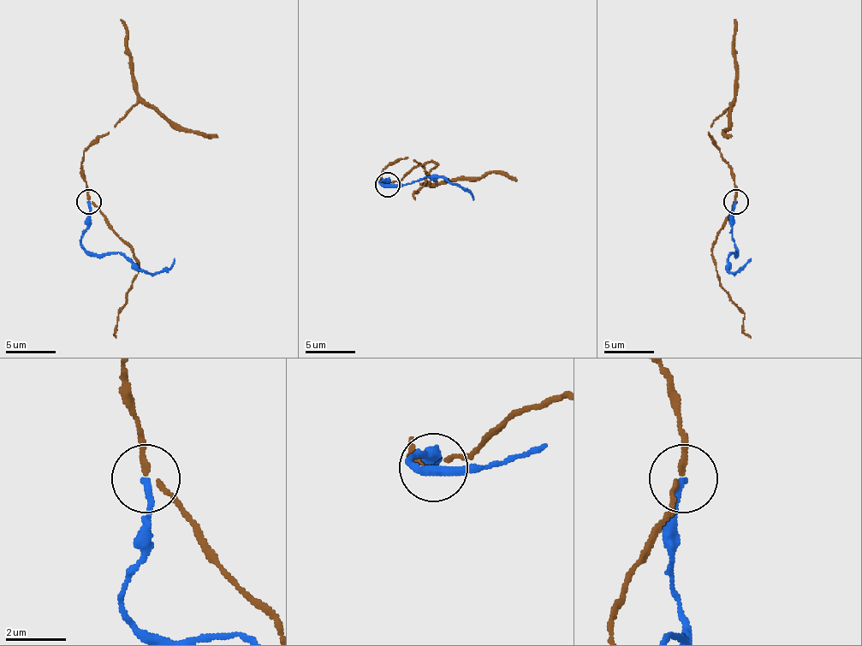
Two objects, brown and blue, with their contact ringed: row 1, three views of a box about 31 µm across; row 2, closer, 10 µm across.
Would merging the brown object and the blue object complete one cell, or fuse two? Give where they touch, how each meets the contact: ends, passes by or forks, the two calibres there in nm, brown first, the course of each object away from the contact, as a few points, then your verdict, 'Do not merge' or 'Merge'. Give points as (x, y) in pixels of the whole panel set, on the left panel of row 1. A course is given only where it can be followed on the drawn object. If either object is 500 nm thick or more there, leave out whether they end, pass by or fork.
Place: (88, 201). At the ring brown passes by. At the ring blue ends. Thickness 140 nm (brown) against 200 nm. Course of brown: (89, 201), (81, 163), (84, 154), (136, 104), (156, 107), (175, 124), (191, 131), (203, 131), (218, 136). Course of blue: (89, 201), (86, 230), (81, 238), (86, 250), (106, 255), (124, 252), (149, 273), (166, 270), (173, 257). Do not merge

